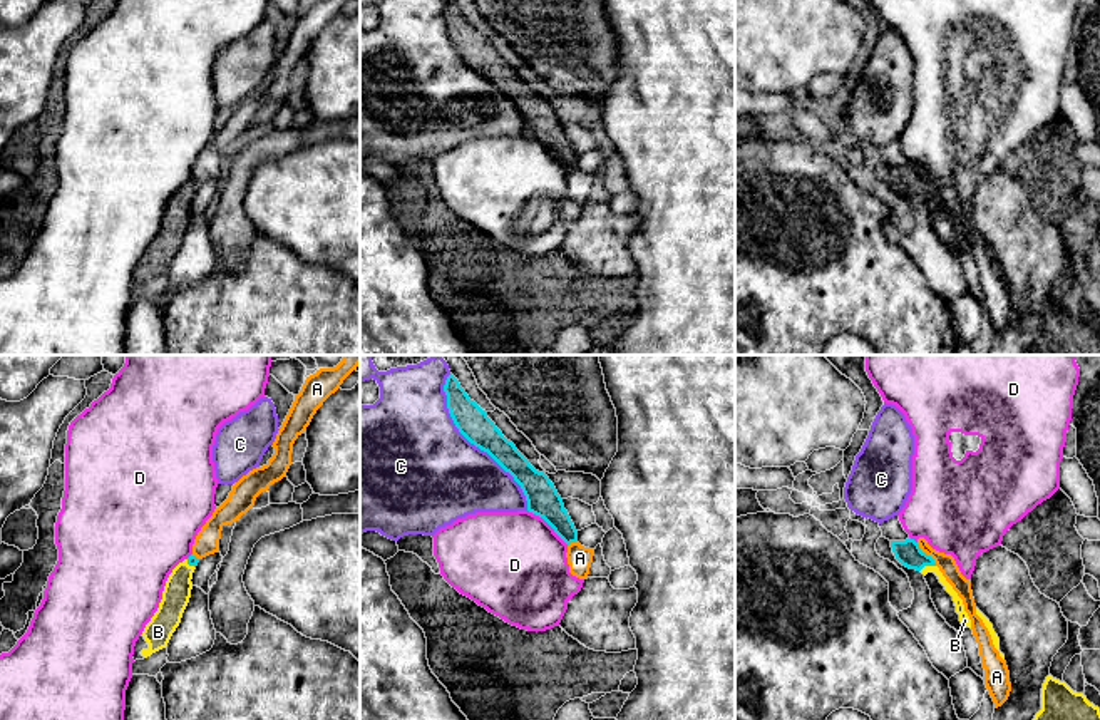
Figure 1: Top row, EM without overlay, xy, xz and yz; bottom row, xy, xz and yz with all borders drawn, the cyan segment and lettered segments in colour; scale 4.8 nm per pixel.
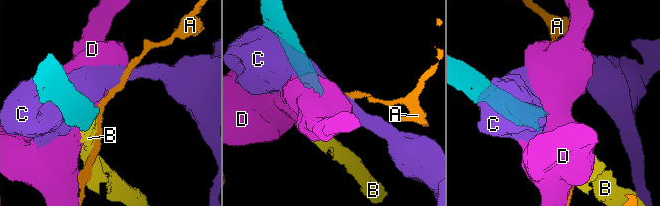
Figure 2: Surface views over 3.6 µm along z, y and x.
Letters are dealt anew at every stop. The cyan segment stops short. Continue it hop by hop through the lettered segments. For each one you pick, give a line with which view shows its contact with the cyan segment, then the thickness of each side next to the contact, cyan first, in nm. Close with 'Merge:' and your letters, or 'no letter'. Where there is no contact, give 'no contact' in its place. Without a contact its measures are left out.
B: meets cyan in yz; 120 nm thick on the cyan side, 50 nm on the other
Merge: B

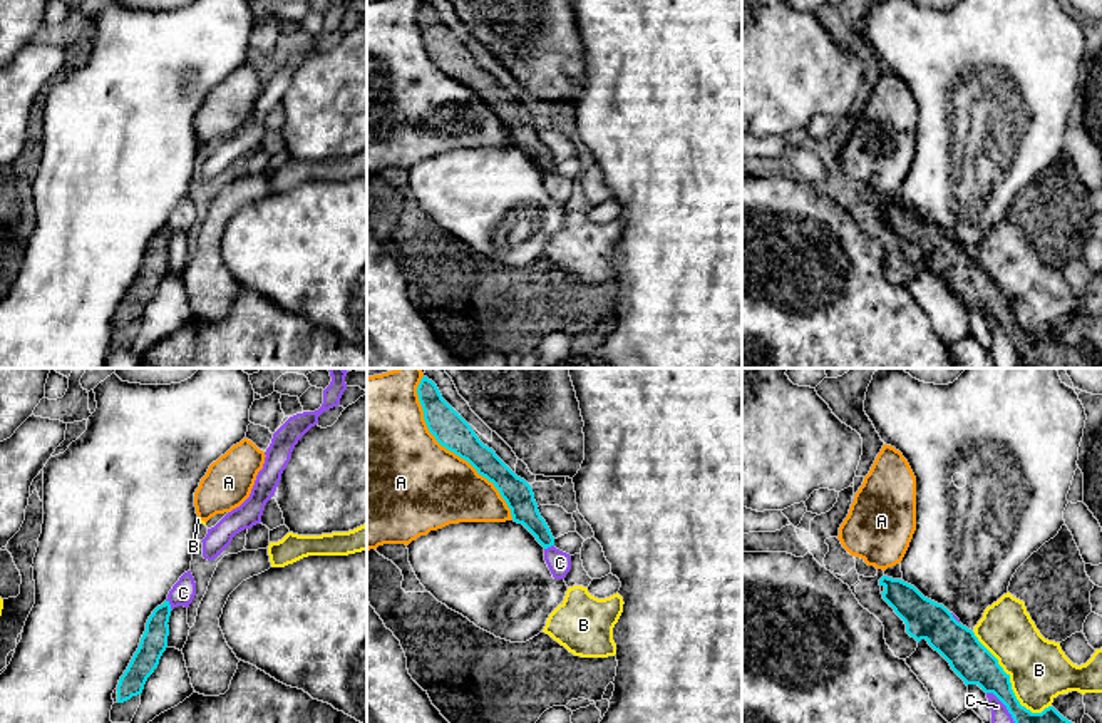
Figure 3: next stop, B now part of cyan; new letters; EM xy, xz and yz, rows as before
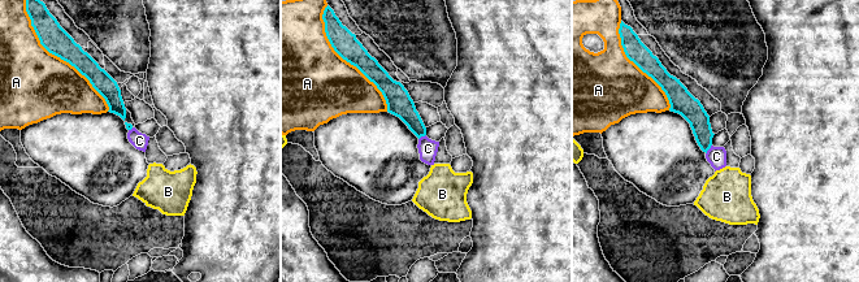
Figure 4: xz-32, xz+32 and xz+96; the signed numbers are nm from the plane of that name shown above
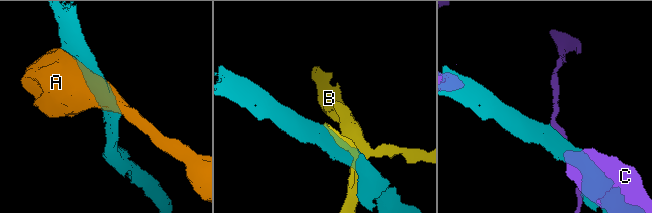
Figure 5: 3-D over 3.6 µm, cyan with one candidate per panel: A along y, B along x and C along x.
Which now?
Merge: no letter

